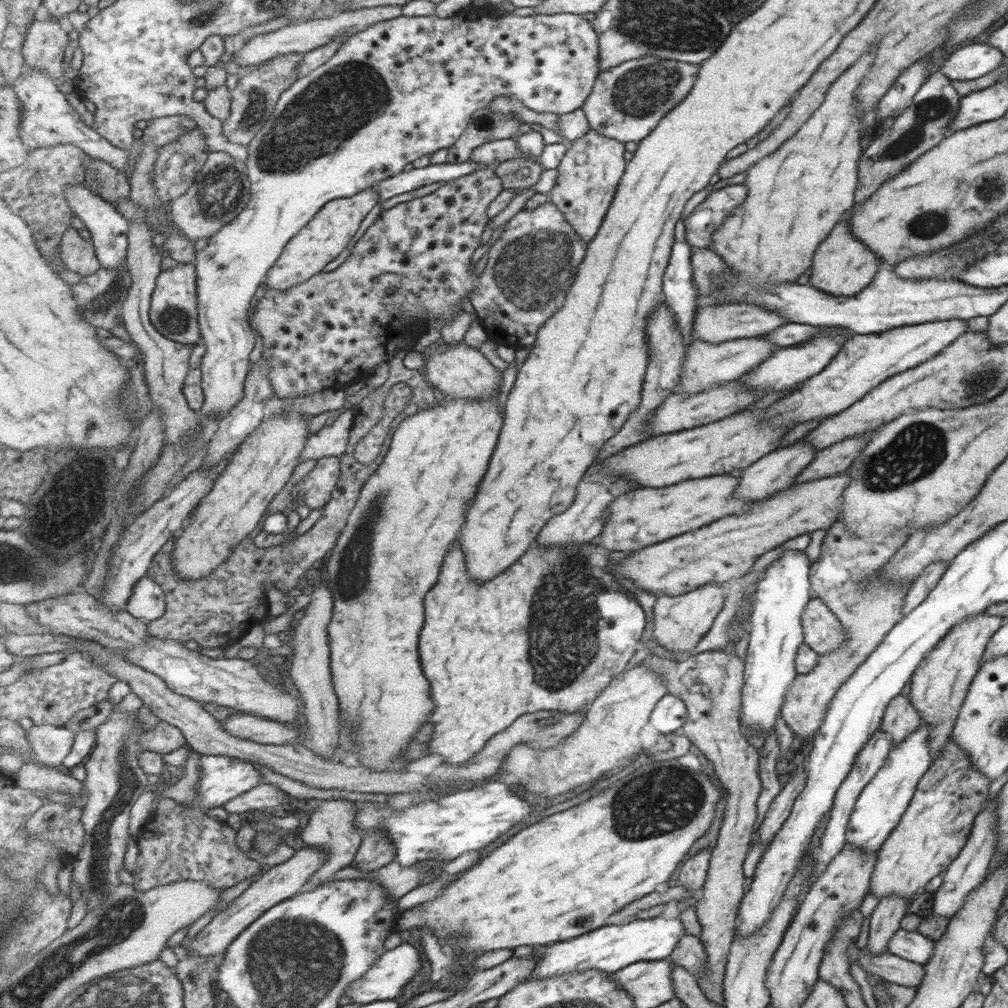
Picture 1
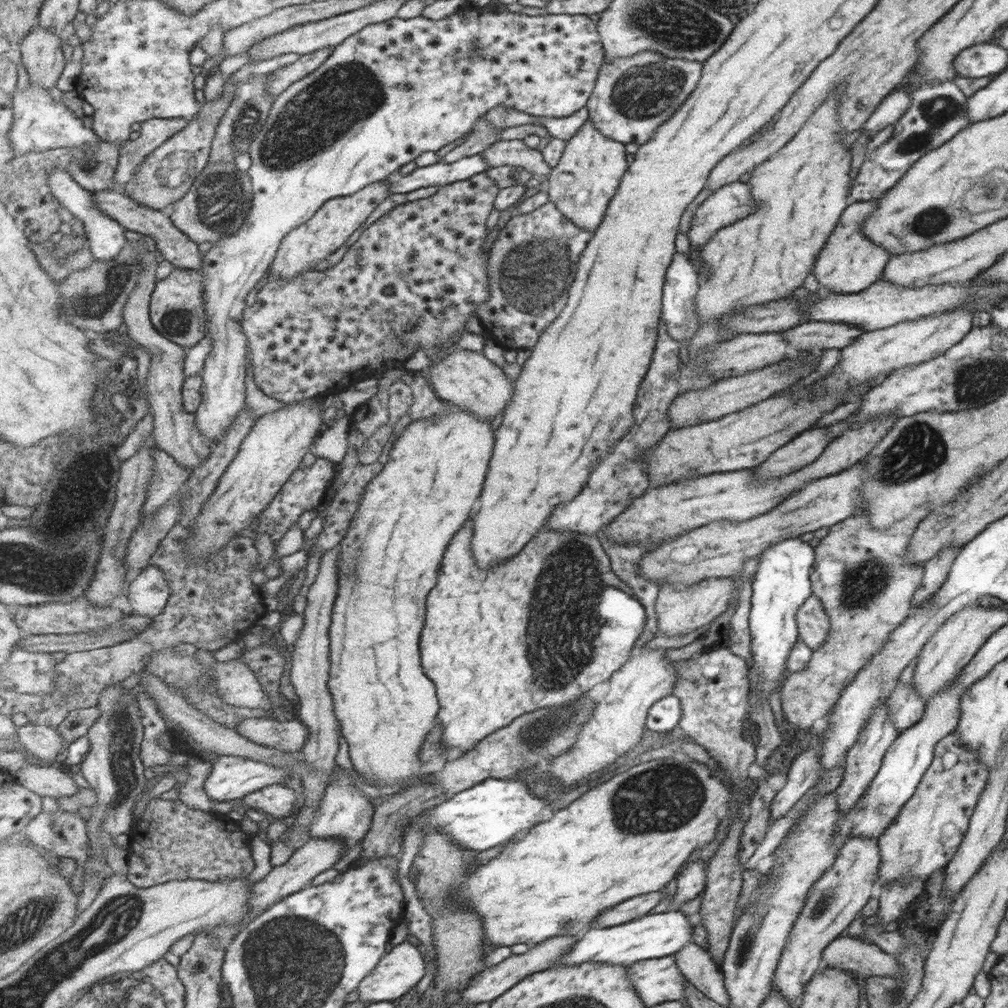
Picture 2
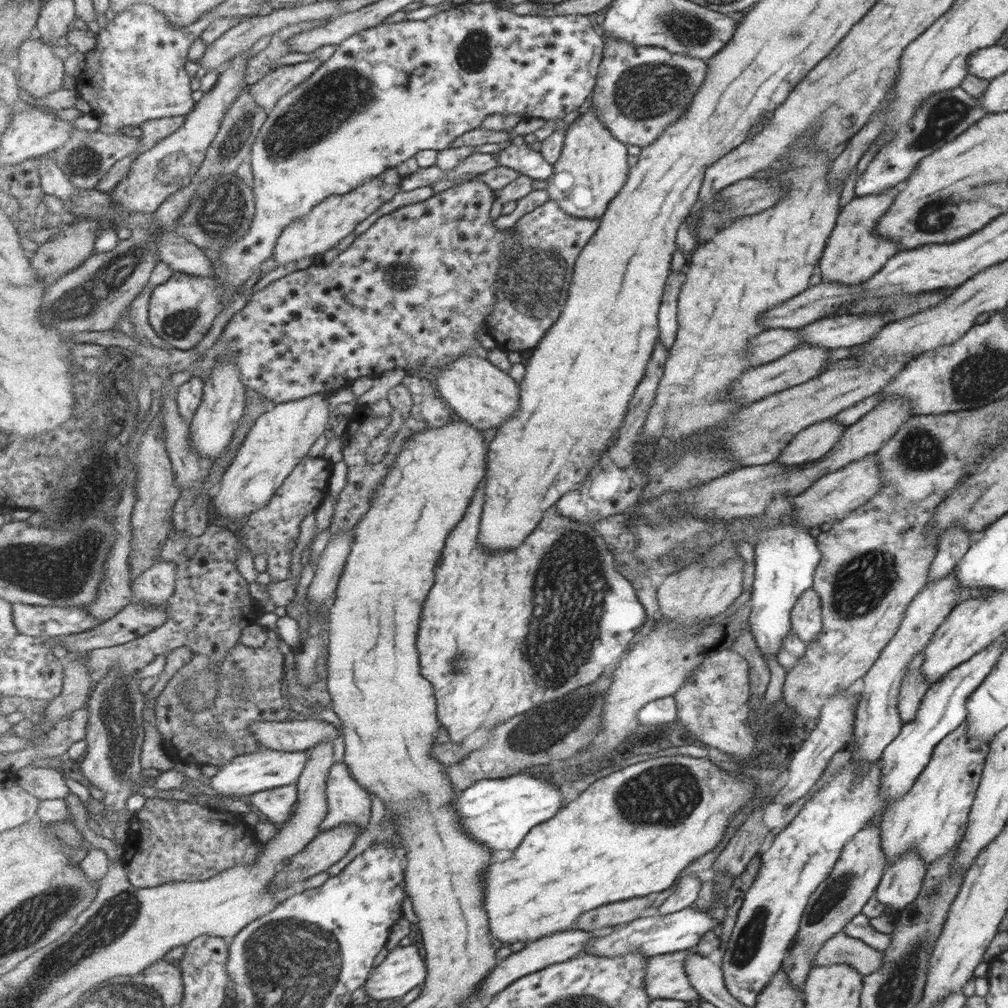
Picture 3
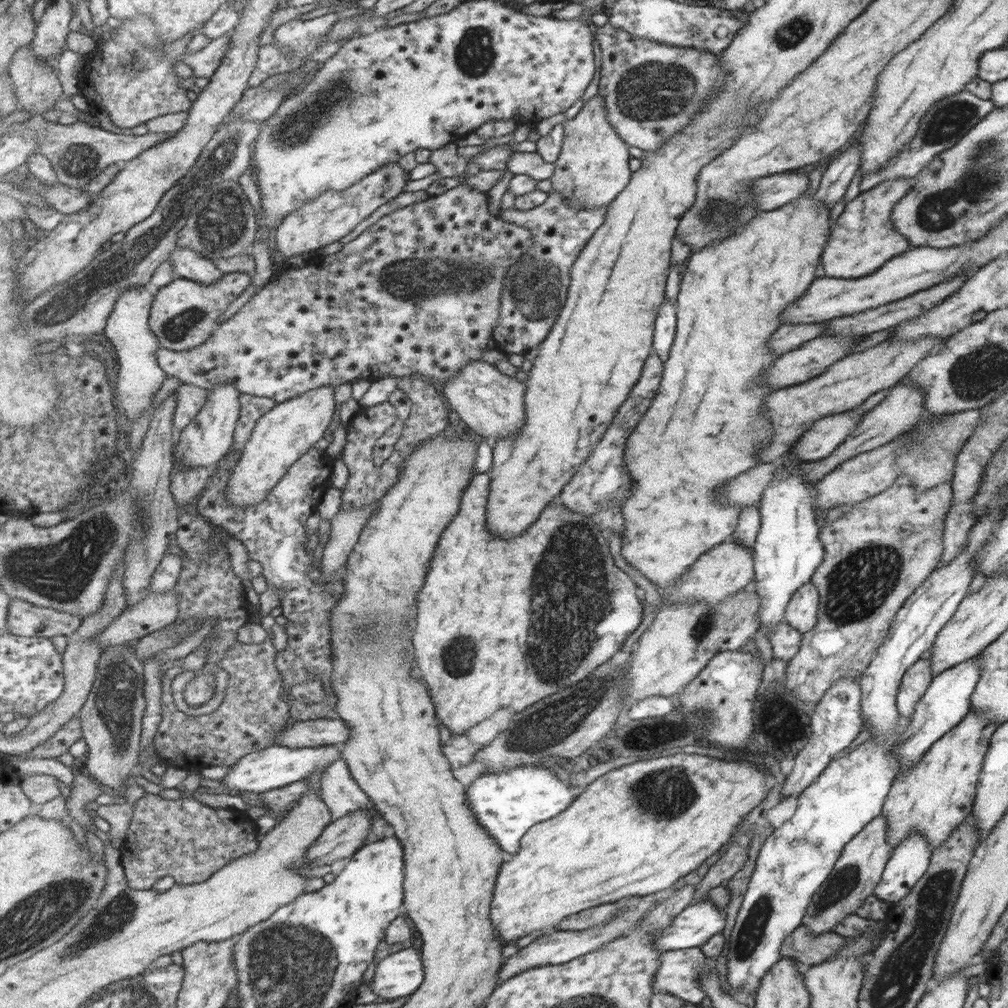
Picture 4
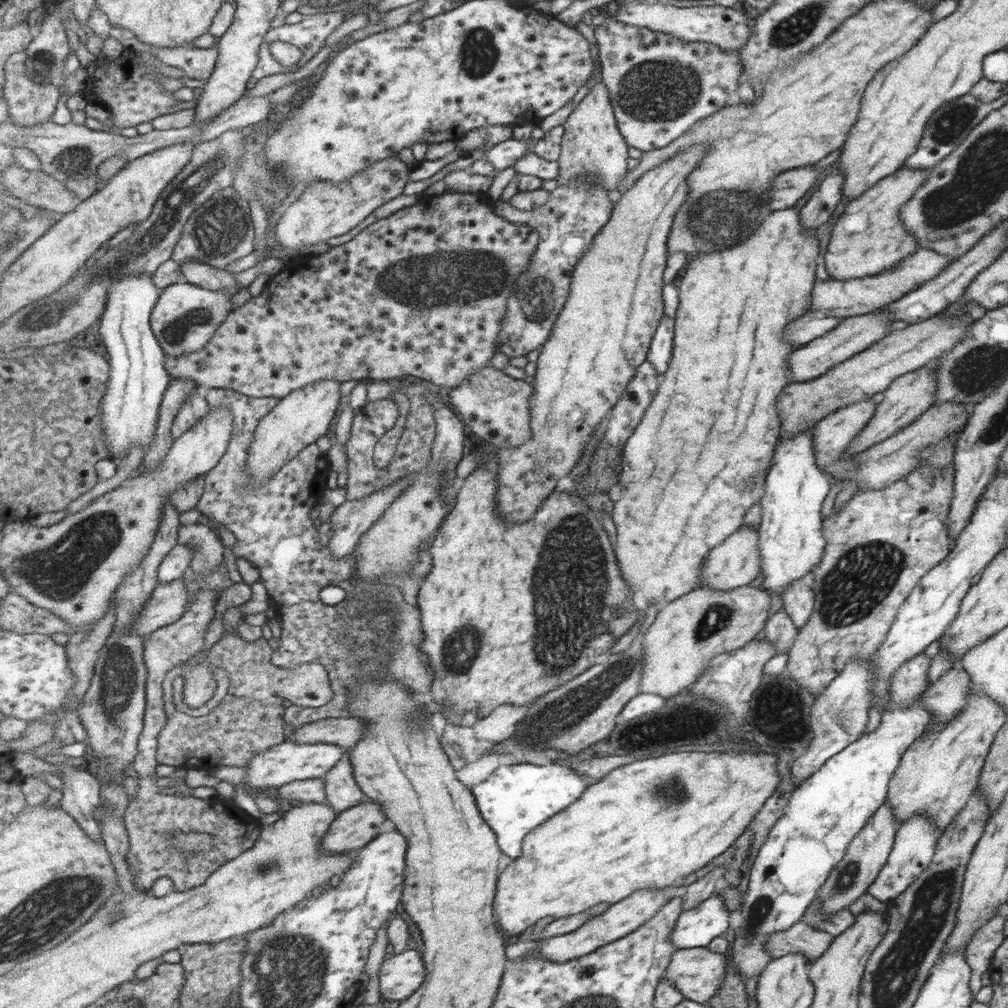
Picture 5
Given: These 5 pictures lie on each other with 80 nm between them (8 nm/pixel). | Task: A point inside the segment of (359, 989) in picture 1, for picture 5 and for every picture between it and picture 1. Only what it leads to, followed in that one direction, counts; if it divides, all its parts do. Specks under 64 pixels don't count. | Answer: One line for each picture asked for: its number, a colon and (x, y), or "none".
2: (404, 967)
3: (402, 970)
4: (400, 974)
5: (401, 976)

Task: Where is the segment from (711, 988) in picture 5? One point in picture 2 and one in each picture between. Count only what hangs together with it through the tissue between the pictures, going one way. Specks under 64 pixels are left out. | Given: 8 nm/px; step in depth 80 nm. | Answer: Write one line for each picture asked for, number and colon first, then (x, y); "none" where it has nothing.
2: (656, 980)
3: (665, 978)
4: (678, 975)

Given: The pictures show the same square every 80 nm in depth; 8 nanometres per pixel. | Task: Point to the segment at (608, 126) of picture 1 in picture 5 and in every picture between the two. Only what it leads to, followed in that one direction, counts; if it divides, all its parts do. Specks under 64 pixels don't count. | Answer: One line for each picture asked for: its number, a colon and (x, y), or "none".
2: (634, 95)
3: (640, 91)
4: (652, 90)
5: (659, 86)

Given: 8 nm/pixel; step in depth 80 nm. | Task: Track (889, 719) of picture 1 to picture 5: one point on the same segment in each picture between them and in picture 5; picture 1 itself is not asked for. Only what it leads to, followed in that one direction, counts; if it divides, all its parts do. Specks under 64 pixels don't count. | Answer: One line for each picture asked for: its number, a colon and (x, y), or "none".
2: (905, 706)
3: (912, 689)
4: (916, 679)
5: (911, 679)

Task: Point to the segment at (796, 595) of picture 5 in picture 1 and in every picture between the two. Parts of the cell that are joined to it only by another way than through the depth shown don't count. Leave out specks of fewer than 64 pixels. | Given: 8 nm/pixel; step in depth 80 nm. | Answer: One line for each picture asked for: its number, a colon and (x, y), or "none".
1: (823, 632)
2: (812, 622)
3: (805, 618)
4: (800, 613)

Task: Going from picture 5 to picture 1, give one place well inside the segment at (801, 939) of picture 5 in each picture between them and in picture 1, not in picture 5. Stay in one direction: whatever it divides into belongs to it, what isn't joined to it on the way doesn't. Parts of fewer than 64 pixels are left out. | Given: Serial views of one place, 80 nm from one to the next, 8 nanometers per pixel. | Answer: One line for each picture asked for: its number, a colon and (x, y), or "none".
1: (893, 969)
2: (848, 953)
3: (840, 949)
4: (808, 950)

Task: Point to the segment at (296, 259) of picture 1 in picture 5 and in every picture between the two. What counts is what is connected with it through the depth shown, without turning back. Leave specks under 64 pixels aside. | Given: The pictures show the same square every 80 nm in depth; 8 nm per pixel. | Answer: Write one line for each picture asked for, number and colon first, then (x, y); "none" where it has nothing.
2: (329, 228)
3: (331, 222)
4: (329, 217)
5: (326, 210)

